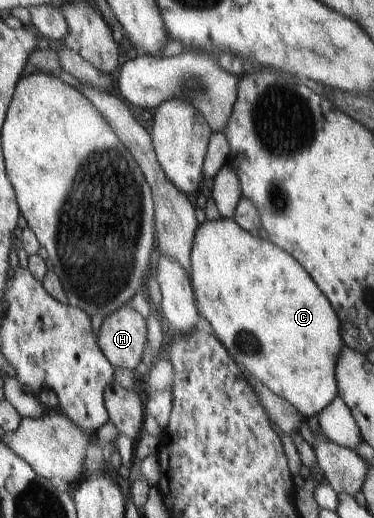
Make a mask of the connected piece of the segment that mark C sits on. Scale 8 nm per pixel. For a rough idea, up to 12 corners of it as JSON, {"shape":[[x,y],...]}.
{"shape":[[233,219],[191,247],[198,312],[306,419],[338,396],[341,322]]}

